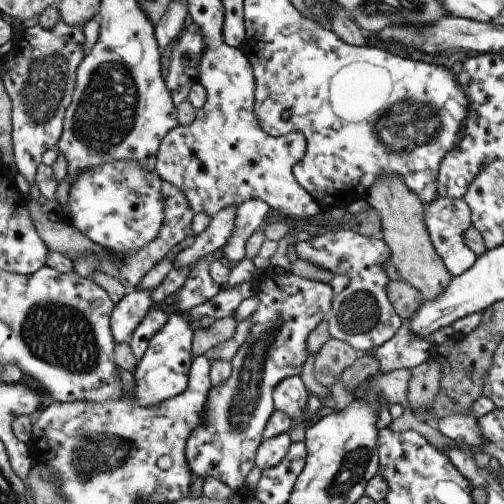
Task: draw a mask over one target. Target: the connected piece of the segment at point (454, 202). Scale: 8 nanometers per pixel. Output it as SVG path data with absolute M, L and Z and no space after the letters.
M444 195L427 205L425 209L425 225L427 226L432 244L446 268L455 276L466 272L475 262L477 256L464 242L464 233L471 225L471 210L468 203L462 199L453 199Z

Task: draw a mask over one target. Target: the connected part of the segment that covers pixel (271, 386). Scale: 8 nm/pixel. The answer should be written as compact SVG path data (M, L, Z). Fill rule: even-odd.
M266 265L266 270L264 274L260 277L260 284L254 288L257 290L256 296L260 298L260 304L255 312L253 312L249 317L251 318L251 329L248 335L248 338L242 343L242 346L238 349L238 352L234 355L234 358L231 360L231 365L233 370L231 375L223 382L222 385L218 386L215 391L209 394L208 402L205 408L205 414L203 416L202 422L190 433L190 436L187 438L185 444L185 460L188 465L190 475L193 479L200 476L200 478L214 478L222 481L225 485L228 485L233 491L238 492L244 489L244 484L248 472L252 470L255 466L255 458L257 455L257 448L260 446L260 443L263 441L263 432L266 428L268 419L274 414L274 401L273 401L273 392L276 388L276 385L279 385L285 378L299 375L302 372L302 365L307 361L309 357L309 350L307 345L308 335L314 330L320 322L324 320L324 314L328 312L331 308L332 299L335 297L334 292L329 284L316 282L313 280L308 280L302 278L301 276L296 276L294 274L278 274L272 268Z

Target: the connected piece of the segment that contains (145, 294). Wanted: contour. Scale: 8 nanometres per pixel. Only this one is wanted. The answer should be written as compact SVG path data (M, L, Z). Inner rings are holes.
M150 289L128 291L120 302L115 304L110 315L111 331L116 343L128 341L134 329L142 322L152 306Z

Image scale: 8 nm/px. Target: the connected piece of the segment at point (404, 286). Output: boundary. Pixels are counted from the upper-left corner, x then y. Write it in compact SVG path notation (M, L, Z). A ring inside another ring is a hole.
M389 280L387 295L394 307L395 313L404 319L412 319L413 315L425 303L423 294L408 281Z

